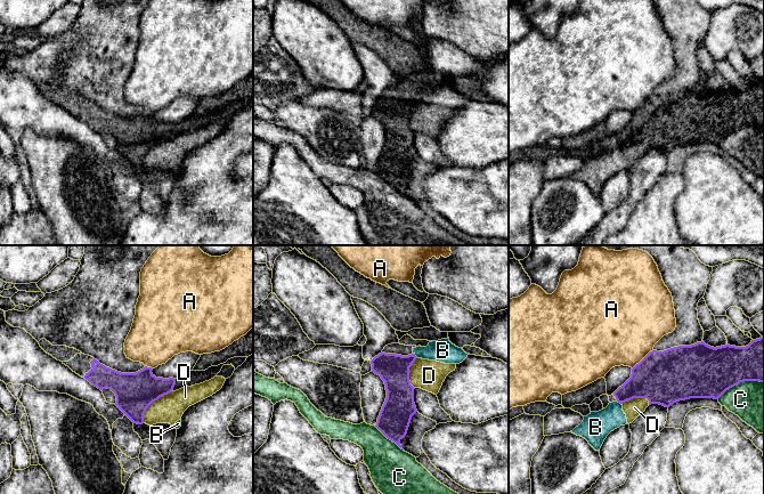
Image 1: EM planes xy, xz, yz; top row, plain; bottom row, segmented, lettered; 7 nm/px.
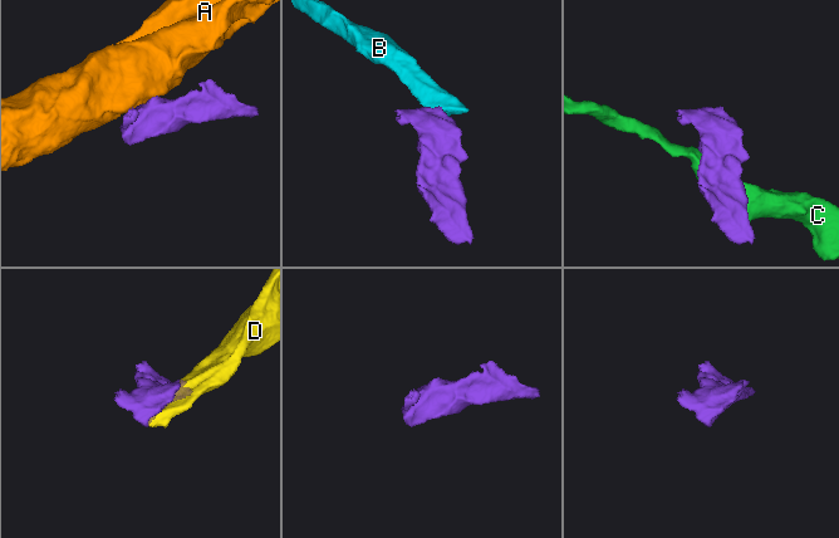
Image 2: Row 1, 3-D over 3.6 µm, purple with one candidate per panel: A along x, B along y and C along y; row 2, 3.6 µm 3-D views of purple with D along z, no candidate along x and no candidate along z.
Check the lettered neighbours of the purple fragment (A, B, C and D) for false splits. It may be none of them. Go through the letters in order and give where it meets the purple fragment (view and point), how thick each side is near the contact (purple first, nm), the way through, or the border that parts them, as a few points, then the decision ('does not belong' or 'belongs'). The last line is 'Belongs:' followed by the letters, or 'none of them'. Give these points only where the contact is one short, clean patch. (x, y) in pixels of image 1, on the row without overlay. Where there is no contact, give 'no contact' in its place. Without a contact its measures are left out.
A: contact yz (643, 103); calibres 380 and 480 nm; border yz (652, 94), (632, 113); does not belong
B: contact xz (414, 99); calibres 220 and 160 nm; border xz (413, 97), (417, 102); does not belong
C: contact yz (740, 126); calibres 360 and 340 nm; does not belong
D: contact xy (152, 146); calibres 280 and 200 nm; does not belong
Belongs: none of them

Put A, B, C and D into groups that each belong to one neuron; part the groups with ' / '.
A / B D / C

